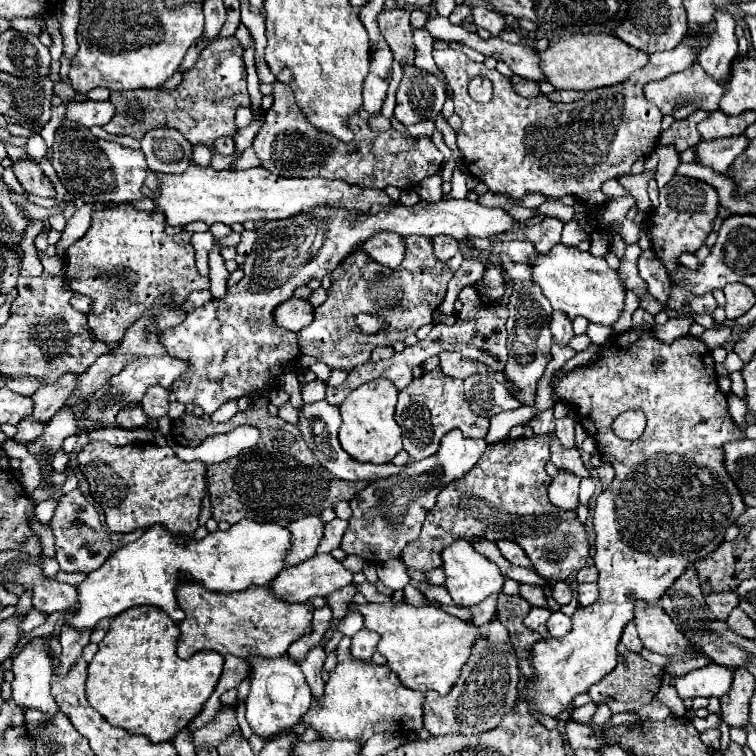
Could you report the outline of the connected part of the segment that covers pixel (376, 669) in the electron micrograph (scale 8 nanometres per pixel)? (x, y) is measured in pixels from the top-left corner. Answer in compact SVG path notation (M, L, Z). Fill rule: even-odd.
M342 637L336 653L338 665L330 673L324 695L312 701L312 707L300 723L314 729L320 739L350 739L360 745L374 733L416 732L423 725L424 693L406 689L392 671L372 661L358 661L350 655L350 637Z

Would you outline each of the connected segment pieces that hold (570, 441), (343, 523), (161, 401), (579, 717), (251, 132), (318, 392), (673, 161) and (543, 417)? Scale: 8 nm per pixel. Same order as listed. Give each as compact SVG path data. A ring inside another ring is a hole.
M564 417L564 419L556 421L556 437L560 439L560 445L564 449L576 447L576 443L574 443L574 427L576 427L576 421L572 417Z
M332 519L324 525L324 537L320 539L320 545L318 545L318 553L330 553L332 549L336 549L342 541L342 535L348 527L348 521L346 519Z
M160 385L148 387L148 391L144 393L144 399L140 401L140 407L144 407L150 419L160 419L162 415L168 413L168 389Z
M592 701L592 703L588 703L588 705L582 705L582 707L574 709L572 719L574 719L574 721L578 721L578 723L590 723L590 721L592 721L592 717L594 717L594 713L596 713L596 709L598 709L598 705L596 705L594 701Z
M254 117L254 119L252 119L252 123L250 123L248 127L242 127L242 129L238 131L238 135L234 137L234 139L236 139L236 149L244 151L246 147L250 147L250 145L252 145L252 141L254 141L254 137L256 137L256 135L258 135L258 131L262 129L262 125L264 125L264 119Z
M314 379L314 381L306 383L302 387L302 399L304 399L304 403L314 403L314 401L324 399L324 389L326 389L326 385L320 379Z
M656 147L656 155L658 155L658 171L656 171L656 181L658 187L664 187L672 177L676 167L680 165L680 155L676 155L676 151L672 151L672 147Z
M553 408L546 409L537 414L533 419L533 431L535 434L549 434L555 431L555 417Z

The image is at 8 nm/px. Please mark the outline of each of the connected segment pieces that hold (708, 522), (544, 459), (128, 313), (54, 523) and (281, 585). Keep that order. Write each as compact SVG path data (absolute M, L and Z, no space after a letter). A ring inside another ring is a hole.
M636 327L636 329L628 329L624 333L616 333L612 335L612 343L604 343L596 355L594 361L586 363L586 365L578 365L570 371L556 371L554 377L552 377L552 391L554 391L554 397L558 401L564 401L568 407L572 407L576 411L576 419L578 423L584 427L584 431L596 441L598 445L598 451L600 451L600 457L602 461L608 461L614 471L616 471L616 477L614 477L614 483L604 489L600 493L600 497L596 499L596 507L594 507L594 531L596 531L596 555L594 555L594 565L598 569L598 589L600 589L600 597L596 603L588 605L588 607L578 607L572 615L572 629L568 635L560 637L560 639L554 639L554 637L548 637L548 639L542 639L538 641L532 649L530 649L530 667L534 669L534 677L526 679L526 685L524 689L518 691L520 699L524 699L526 703L530 703L532 707L538 709L538 713L542 715L550 715L550 717L558 717L562 715L574 701L574 697L578 693L584 693L588 691L594 683L598 683L604 675L608 675L614 667L616 667L616 645L620 641L620 635L622 635L622 629L628 621L634 619L634 599L646 599L646 601L658 601L664 591L682 575L682 571L692 563L688 557L706 557L708 553L712 553L724 539L724 533L726 529L746 511L746 505L734 485L734 481L728 477L726 469L724 469L724 453L720 451L720 447L728 441L736 441L736 439L744 439L742 431L734 425L734 421L730 419L730 413L726 409L726 395L720 391L718 387L718 375L716 375L716 369L714 369L714 359L712 359L712 353L710 349L696 337L692 335L686 335L686 337L678 337L674 343L664 343L660 341L652 329L648 327ZM630 409L638 409L646 415L648 423L646 423L646 431L642 433L642 437L638 437L636 441L624 441L620 437L614 435L612 431L612 423L614 419L624 413L624 411L630 411Z
M532 435L488 444L472 471L440 491L436 507L426 515L420 537L408 543L400 555L406 567L426 573L442 565L440 553L452 541L486 537L490 541L516 541L544 579L564 581L580 571L588 559L588 535L574 513L560 511L548 499L546 463L550 461L550 443L550 435Z
M120 203L92 215L92 225L86 235L66 249L64 279L74 293L88 295L94 301L88 313L88 325L96 339L108 345L120 343L124 331L164 291L172 291L172 299L184 301L192 291L210 289L210 279L202 277L196 269L190 233L166 235L162 213L144 213L132 203Z
M74 489L68 495L60 497L56 513L50 521L50 527L54 531L56 559L58 559L62 571L90 573L90 571L98 569L112 555L112 543L100 521L100 515L94 509L94 505L90 505L86 501L86 497L80 493L80 489Z
M314 555L300 565L282 569L272 579L270 589L288 603L306 603L312 597L326 597L352 583L352 573L332 555Z

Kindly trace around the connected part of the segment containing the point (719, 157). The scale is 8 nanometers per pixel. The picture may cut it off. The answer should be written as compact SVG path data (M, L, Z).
M734 135L714 141L700 141L698 143L698 161L718 173L726 173L732 161L748 149L750 139L746 135Z

